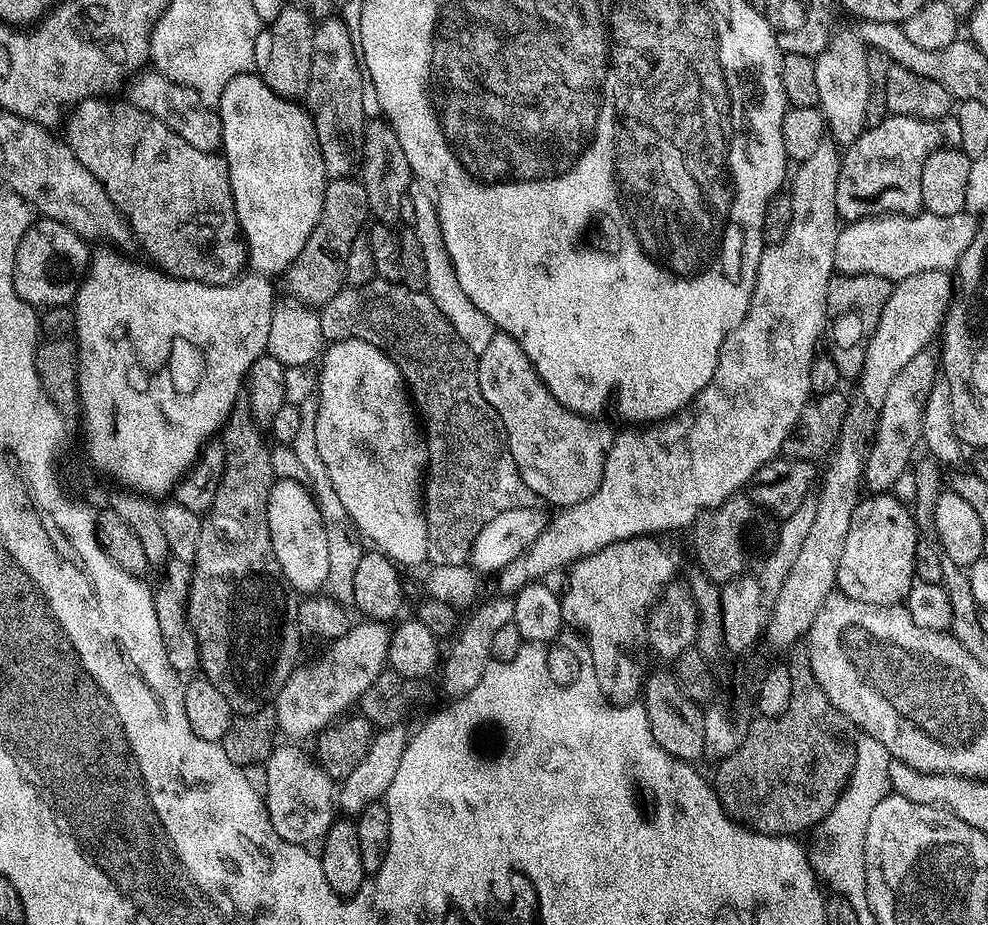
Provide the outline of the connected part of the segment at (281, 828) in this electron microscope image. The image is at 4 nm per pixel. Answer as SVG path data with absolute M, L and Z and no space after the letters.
M286 742L273 747L271 755L265 761L267 770L267 790L264 793L266 814L271 818L271 825L280 838L291 844L310 846L312 842L321 841L330 826L336 820L336 784L323 769L319 761L304 752L301 745Z

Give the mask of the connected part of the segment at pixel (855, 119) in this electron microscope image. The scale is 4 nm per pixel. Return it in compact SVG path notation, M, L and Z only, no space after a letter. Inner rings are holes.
M855 31L840 32L814 57L814 75L818 81L819 110L824 115L826 132L837 145L852 145L866 127L866 102L872 93L872 79L868 73L869 49Z

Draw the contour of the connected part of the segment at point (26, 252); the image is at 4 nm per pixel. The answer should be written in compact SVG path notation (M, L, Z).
M37 219L26 230L14 262L14 290L18 298L40 310L71 305L84 275L88 273L88 248L89 241L74 234L74 230L70 230L62 222Z

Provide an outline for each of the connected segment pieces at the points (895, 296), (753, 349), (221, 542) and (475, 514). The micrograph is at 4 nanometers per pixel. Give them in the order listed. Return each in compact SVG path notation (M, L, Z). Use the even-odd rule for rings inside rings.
M948 272L914 274L893 287L882 310L882 318L878 318L878 326L868 343L866 362L858 377L860 392L865 402L872 404L872 408L868 404L853 403L842 422L840 437L827 461L828 469L822 472L822 483L818 488L820 497L814 500L814 522L802 542L802 550L798 550L798 558L794 558L794 566L782 582L782 590L776 599L772 616L768 619L766 636L772 639L774 647L788 650L799 645L802 637L810 630L814 618L818 618L825 600L833 595L838 562L846 547L846 534L850 534L850 518L854 518L854 510L862 499L860 488L864 478L864 462L876 434L878 412L873 406L879 405L886 390L890 390L894 378L898 378L898 370L902 370L902 366L906 366L914 354L929 347L937 339L944 316L948 313L948 305L953 299L954 280Z
M825 138L822 146L818 146L818 150L814 150L814 154L810 154L810 158L799 161L795 165L790 176L790 188L792 184L792 189L790 189L792 198L790 230L786 230L784 239L779 244L768 244L765 247L762 258L758 262L758 278L754 282L754 290L750 298L750 306L746 310L746 318L742 318L739 326L725 338L712 381L693 398L687 408L677 412L675 416L669 416L667 420L659 421L651 426L640 426L635 430L628 430L632 432L617 431L615 433L610 450L606 454L606 466L598 490L594 490L594 494L590 494L588 500L583 500L574 506L557 511L555 513L556 517L552 516L547 521L542 534L535 538L533 544L522 554L518 554L514 561L510 562L508 566L498 573L500 588L504 591L501 593L515 594L528 584L537 583L541 578L548 578L544 576L558 571L559 568L565 567L564 569L567 569L575 564L581 556L589 556L611 544L617 544L635 536L656 536L657 534L664 534L660 532L672 532L675 528L686 527L685 529L687 529L689 526L695 525L696 518L701 512L706 512L709 508L717 508L719 504L726 502L726 498L737 495L752 479L752 476L758 470L762 470L762 466L766 466L770 461L777 459L781 455L786 438L792 433L798 418L802 414L802 410L808 405L810 399L810 366L818 355L816 343L819 340L821 343L826 332L826 317L824 315L826 294L828 293L828 283L831 282L834 275L834 242L838 242L838 234L842 227L840 215L836 213L838 170L840 169L841 155L841 149L831 139Z
M247 406L236 407L224 423L222 443L226 450L226 466L214 502L200 521L202 538L198 538L196 562L191 565L192 585L186 605L188 621L200 647L199 671L203 679L218 686L222 698L230 702L236 714L269 707L301 659L300 605L282 574L282 566L278 566L274 542L270 542L268 499L274 483L272 452L260 432L263 432L261 425L252 419L252 411Z
M377 278L366 282L366 286L358 286L357 288L345 286L341 288L338 295L330 298L330 302L319 309L319 314L325 341L361 340L362 342L370 342L374 346L383 348L398 366L398 370L404 376L405 385L410 389L410 396L414 401L414 407L419 419L422 421L422 431L428 446L428 467L426 469L426 483L423 485L423 490L424 513L428 523L428 560L433 565L467 565L472 555L474 538L478 538L482 526L486 526L486 522L490 522L490 518L498 518L498 514L501 514L502 511L517 510L519 507L535 508L541 503L540 496L534 494L534 490L530 490L530 486L526 486L526 482L522 480L522 474L518 472L518 466L508 449L508 439L504 433L504 424L498 418L494 406L490 406L490 402L486 402L486 398L482 398L482 390L478 390L477 353L472 352L470 346L466 346L466 342L462 342L462 338L458 338L454 326L450 326L450 322L446 322L442 310L438 310L438 306L434 306L434 302L428 296L427 291L410 290L405 284Z

